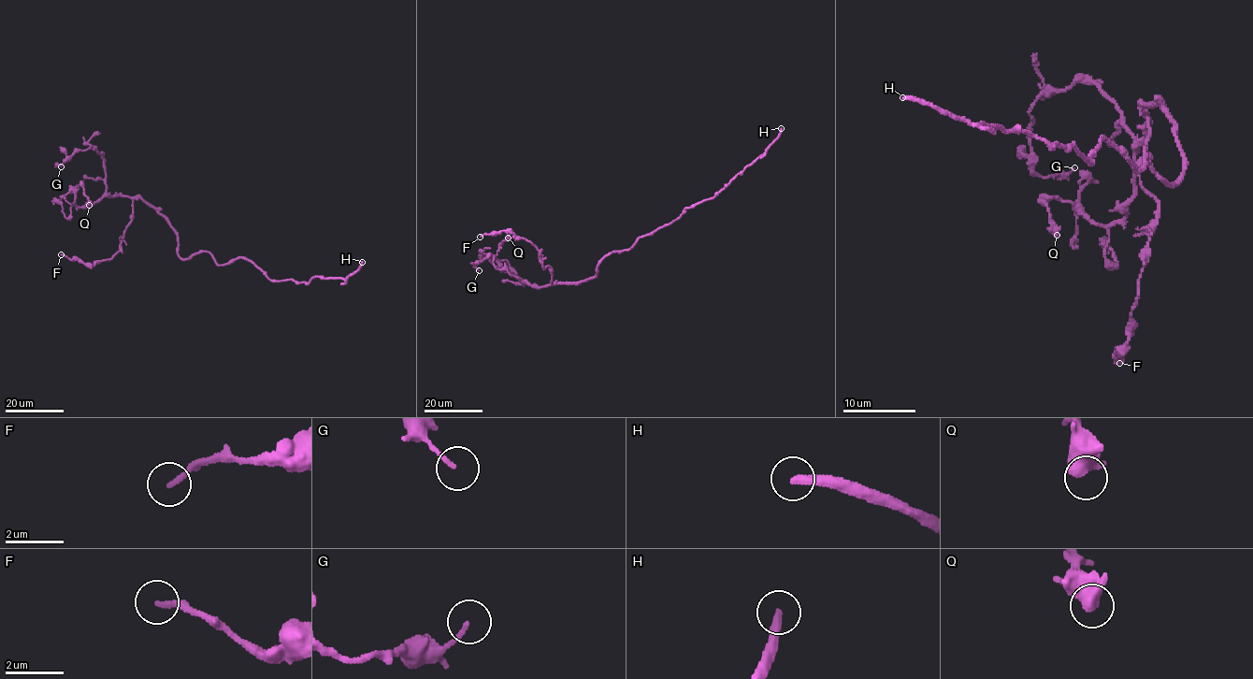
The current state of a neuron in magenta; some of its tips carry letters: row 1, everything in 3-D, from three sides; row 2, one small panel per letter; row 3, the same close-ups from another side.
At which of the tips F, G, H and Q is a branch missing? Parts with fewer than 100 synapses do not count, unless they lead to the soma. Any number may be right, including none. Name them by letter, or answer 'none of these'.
H

